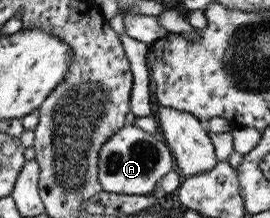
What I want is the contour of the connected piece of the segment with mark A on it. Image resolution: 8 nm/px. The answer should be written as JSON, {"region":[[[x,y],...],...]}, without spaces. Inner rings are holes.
{"region":[[[125,124],[101,144],[97,165],[97,177],[102,191],[148,196],[154,192],[154,186],[157,186],[159,179],[174,168],[174,160],[169,148],[159,136],[152,136],[136,126]]]}

